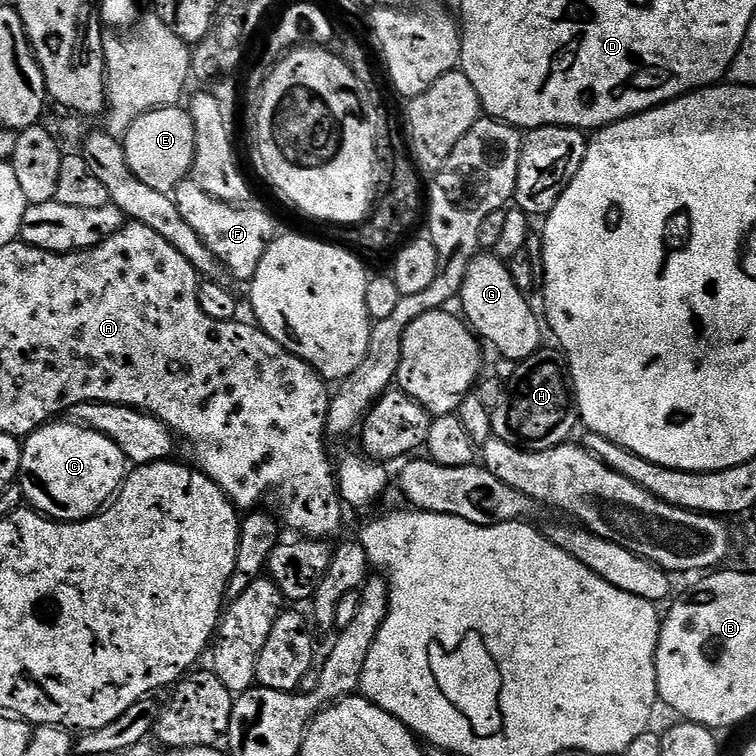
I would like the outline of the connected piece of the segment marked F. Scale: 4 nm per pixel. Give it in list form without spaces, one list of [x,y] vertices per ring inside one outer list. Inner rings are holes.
[[[189,178],[183,180],[177,186],[174,199],[178,206],[178,214],[190,222],[194,234],[210,246],[210,250],[220,259],[229,273],[232,272],[238,279],[251,282],[258,270],[258,262],[262,262],[262,254],[266,254],[269,244],[274,239],[272,232],[272,220],[260,208],[253,206],[237,206],[227,204],[202,190],[195,180]]]

